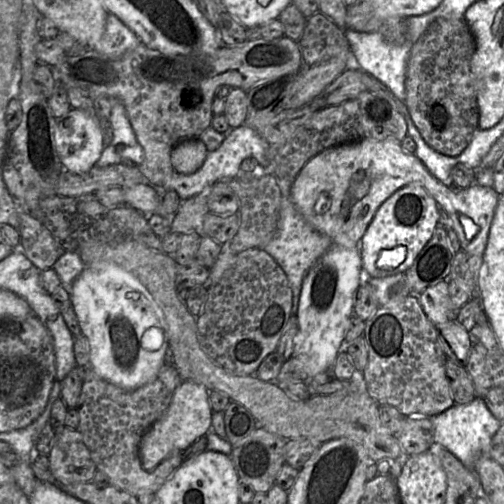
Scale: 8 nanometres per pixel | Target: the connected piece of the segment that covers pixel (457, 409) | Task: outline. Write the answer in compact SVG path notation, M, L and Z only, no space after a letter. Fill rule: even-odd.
M475 397L467 404L456 404L429 418L434 427L434 447L450 451L464 466L472 470L475 470L480 457L489 455L492 438L502 424L490 412L484 400L480 397Z

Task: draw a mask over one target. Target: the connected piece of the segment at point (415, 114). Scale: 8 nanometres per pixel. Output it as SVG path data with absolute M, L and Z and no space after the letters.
M464 18L434 20L413 44L406 70L406 105L423 140L435 151L458 156L478 130L479 109L470 69L474 36Z

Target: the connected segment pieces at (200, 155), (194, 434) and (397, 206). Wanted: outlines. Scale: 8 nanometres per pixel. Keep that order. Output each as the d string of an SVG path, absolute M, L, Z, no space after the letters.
M198 138L180 141L171 151L170 159L174 170L182 174L196 172L204 163L208 150Z
M182 381L175 390L166 412L143 435L139 447L142 467L151 471L163 460L175 453L183 453L200 437L211 431L213 410L209 391L200 383Z
M418 183L396 190L377 209L359 242L362 268L367 278L405 273L431 239L440 217L436 200Z

